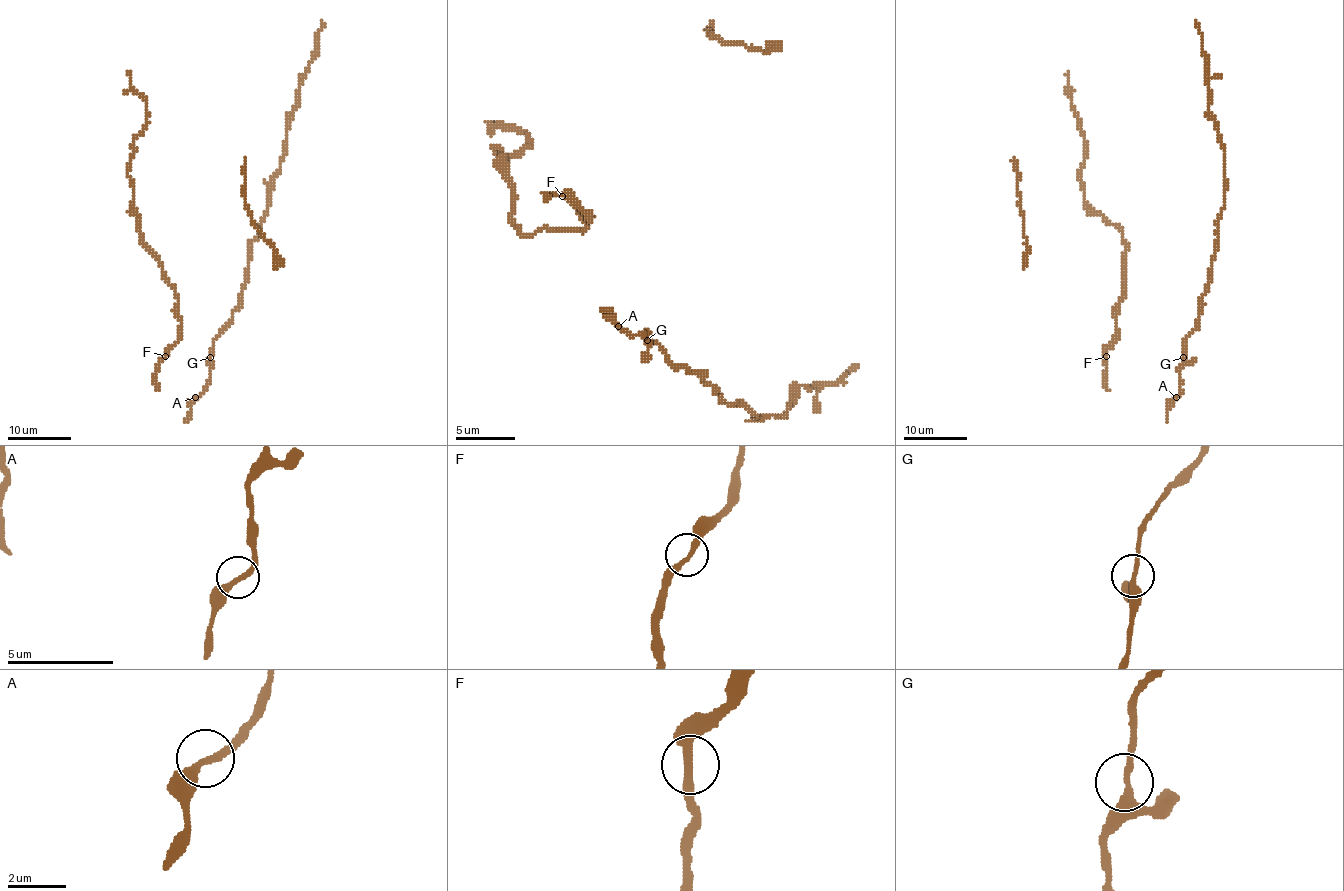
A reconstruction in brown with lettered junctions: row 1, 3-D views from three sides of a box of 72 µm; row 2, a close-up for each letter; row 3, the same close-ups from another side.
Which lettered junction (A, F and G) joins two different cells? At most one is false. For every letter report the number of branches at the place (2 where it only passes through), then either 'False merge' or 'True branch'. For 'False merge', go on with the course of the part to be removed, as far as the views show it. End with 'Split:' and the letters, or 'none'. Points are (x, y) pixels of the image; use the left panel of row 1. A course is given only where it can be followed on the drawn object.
A: Branches: 2. True branch
F: Branches: 2. True branch
G: Branches: 2. True branch
Split: none

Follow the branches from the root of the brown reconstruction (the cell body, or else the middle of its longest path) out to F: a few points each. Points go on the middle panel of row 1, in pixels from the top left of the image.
F: (547, 196), (562, 196)

